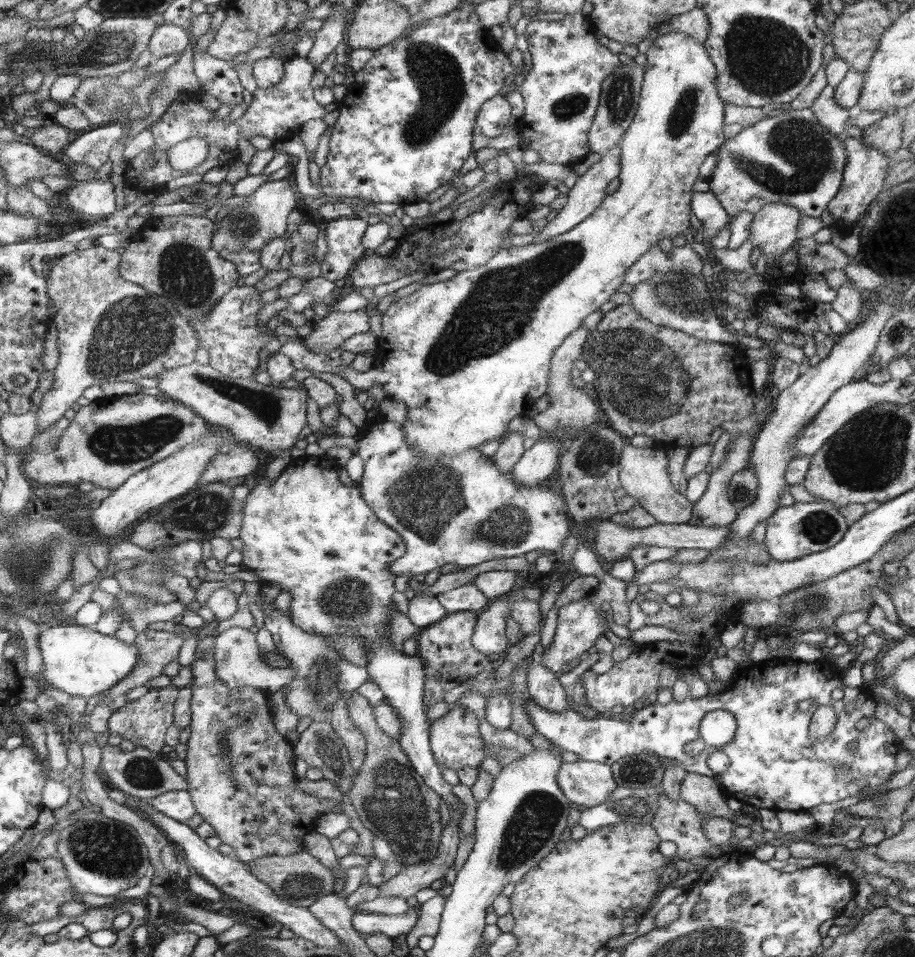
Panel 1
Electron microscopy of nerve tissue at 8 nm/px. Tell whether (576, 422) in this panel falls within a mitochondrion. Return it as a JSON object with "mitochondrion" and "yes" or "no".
{"mitochondrion":"yes"}

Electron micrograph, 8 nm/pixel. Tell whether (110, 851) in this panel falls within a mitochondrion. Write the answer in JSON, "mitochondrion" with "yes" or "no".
{"mitochondrion":"yes"}

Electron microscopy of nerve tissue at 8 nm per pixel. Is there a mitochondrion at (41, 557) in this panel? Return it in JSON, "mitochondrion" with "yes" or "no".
{"mitochondrion":"yes"}

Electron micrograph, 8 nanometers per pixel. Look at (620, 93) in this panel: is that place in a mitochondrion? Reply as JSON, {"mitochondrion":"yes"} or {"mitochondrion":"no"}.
{"mitochondrion":"yes"}

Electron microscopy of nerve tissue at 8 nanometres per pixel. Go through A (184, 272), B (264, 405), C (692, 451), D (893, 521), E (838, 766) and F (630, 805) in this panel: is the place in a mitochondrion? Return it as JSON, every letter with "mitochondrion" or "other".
{"A":"mitochondrion","B":"mitochondrion","C":"other","D":"other","E":"mitochondrion","F":"mitochondrion"}

